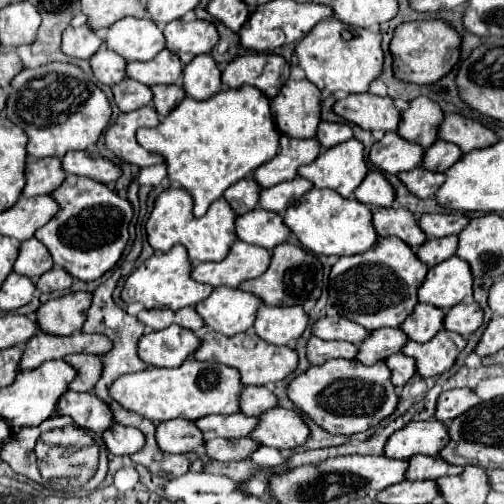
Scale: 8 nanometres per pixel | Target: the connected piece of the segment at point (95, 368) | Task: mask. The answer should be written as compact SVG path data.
M69 354L63 360L77 370L77 376L69 382L69 390L93 392L93 386L101 376L101 358L93 354Z

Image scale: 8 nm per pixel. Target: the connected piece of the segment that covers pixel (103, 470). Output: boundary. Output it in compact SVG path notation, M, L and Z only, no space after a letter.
M103 448L103 450L101 450L101 458L99 458L99 470L97 470L97 474L87 482L87 490L95 490L95 488L103 482L105 474L107 474L107 450Z

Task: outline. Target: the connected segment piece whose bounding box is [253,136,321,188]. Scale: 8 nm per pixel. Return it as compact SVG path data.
M281 136L277 156L261 164L253 172L253 180L261 188L271 188L283 180L293 180L297 176L297 168L313 162L319 156L319 150L321 146L315 138L299 140L291 136Z

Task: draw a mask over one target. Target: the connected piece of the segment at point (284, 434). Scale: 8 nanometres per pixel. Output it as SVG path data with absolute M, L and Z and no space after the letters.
M273 408L265 410L265 414L259 414L257 428L249 436L261 446L273 446L279 450L297 448L307 440L309 428L295 410Z

